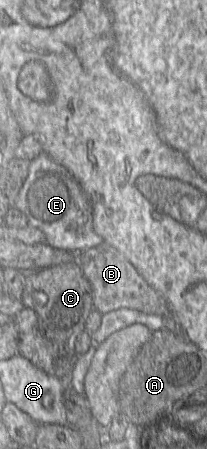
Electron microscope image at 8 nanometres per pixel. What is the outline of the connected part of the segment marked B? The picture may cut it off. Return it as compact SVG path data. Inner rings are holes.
M103 241L95 247L78 252L77 261L84 276L90 282L93 307L101 314L120 308L129 308L156 316L171 314L164 296L152 288L123 254L107 242Z

